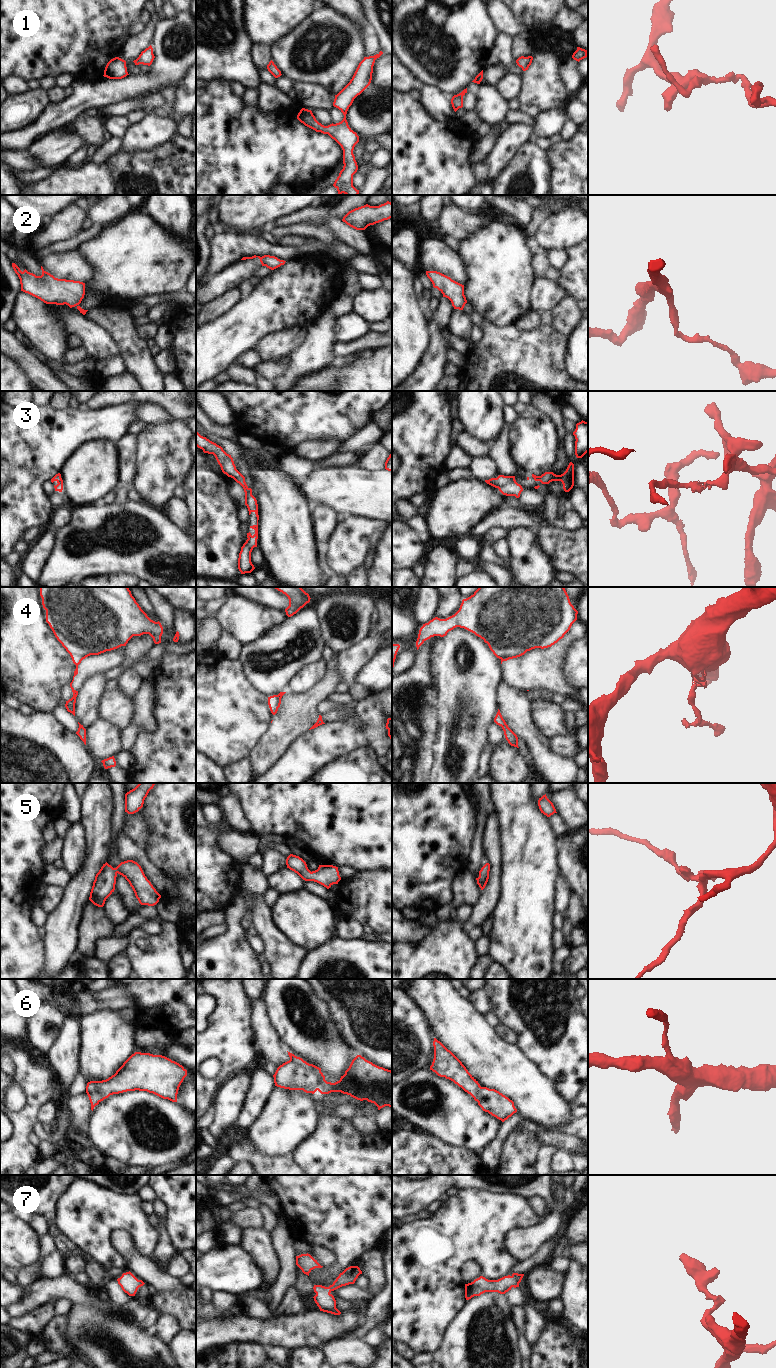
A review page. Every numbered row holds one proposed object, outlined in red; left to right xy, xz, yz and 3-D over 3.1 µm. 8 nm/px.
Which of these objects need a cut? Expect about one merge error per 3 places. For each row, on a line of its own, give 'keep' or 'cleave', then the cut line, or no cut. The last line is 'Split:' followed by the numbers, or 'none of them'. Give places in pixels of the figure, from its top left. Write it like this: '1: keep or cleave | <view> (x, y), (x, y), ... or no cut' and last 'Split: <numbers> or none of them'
1: keep | no cut
2: keep | no cut
3: keep | no cut
4: cleave | xz (280, 699), (278, 707)
5: keep | no cut
6: keep | no cut
7: keep | no cut
Split: 4

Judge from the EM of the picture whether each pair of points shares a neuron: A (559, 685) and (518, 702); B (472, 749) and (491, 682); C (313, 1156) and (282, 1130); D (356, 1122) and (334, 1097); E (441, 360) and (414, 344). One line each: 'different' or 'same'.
A: different
B: same
C: different
D: different
E: different

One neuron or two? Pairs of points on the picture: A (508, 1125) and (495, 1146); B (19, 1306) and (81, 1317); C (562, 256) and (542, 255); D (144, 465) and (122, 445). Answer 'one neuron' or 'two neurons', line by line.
A: one neuron
B: two neurons
C: two neurons
D: two neurons

